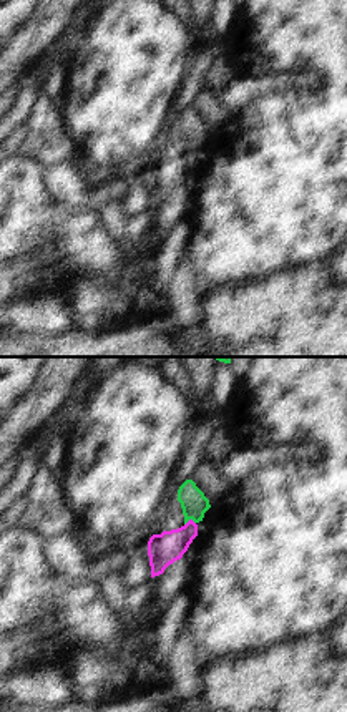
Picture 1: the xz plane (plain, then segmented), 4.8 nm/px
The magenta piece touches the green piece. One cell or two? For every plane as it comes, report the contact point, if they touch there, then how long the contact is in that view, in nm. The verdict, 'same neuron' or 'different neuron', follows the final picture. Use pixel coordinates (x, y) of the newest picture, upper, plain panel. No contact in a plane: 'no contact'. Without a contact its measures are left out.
contact (190, 148); length 60 nm

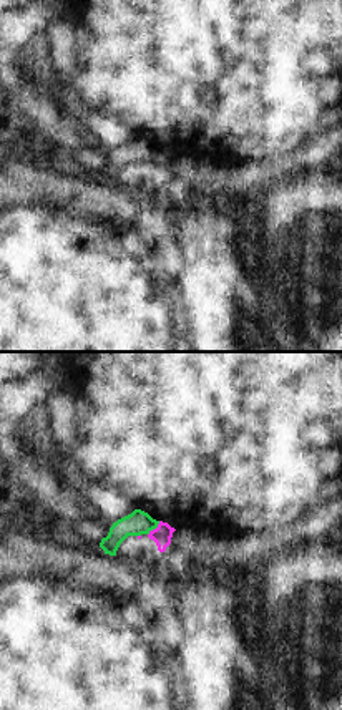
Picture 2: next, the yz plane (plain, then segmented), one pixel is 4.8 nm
contact (156, 156); length 90 nm

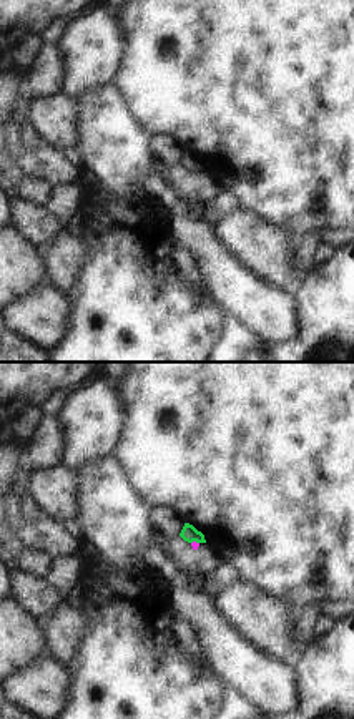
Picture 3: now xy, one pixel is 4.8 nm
contact (195, 170); length 40 nm

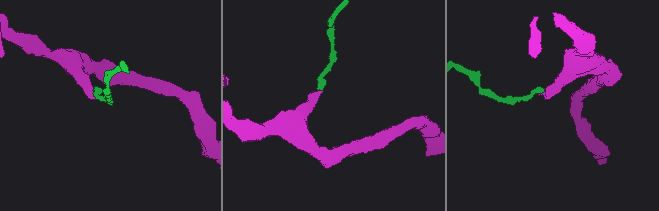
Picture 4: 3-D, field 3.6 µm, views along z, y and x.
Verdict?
different neuron

